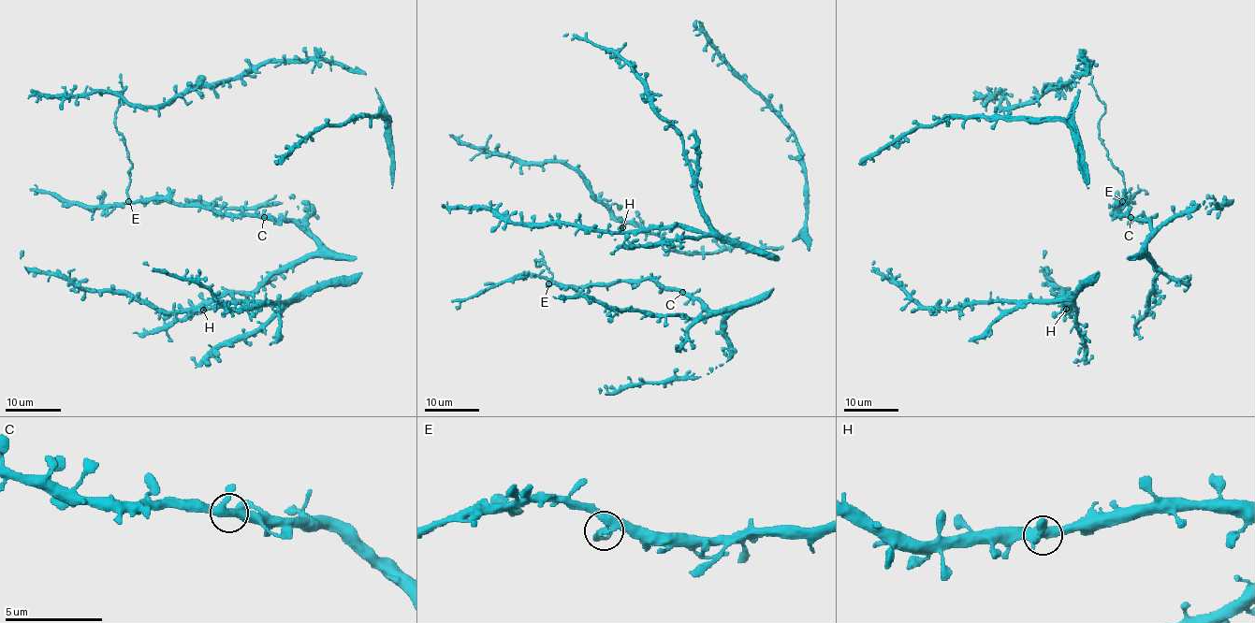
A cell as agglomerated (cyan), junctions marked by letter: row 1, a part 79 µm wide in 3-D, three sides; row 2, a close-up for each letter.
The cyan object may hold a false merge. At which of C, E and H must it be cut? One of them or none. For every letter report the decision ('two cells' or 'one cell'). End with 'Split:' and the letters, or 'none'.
C: one cell
E: two cells
H: one cell
Split: E

